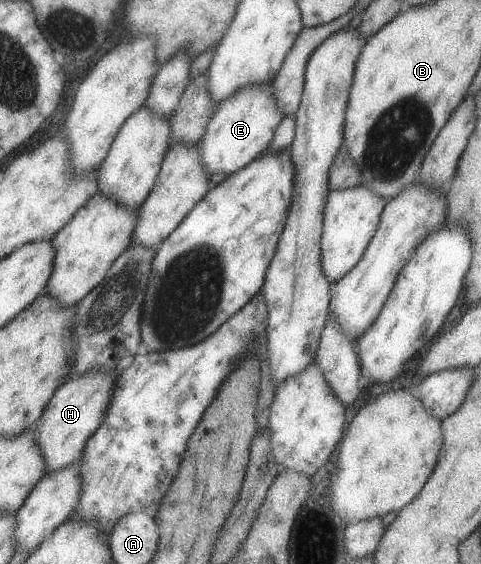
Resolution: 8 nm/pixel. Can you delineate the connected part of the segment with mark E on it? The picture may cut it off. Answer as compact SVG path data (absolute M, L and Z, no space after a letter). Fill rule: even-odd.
M271 83L245 85L216 107L206 133L198 143L203 164L210 175L223 172L228 177L269 149L276 128L285 118Z

